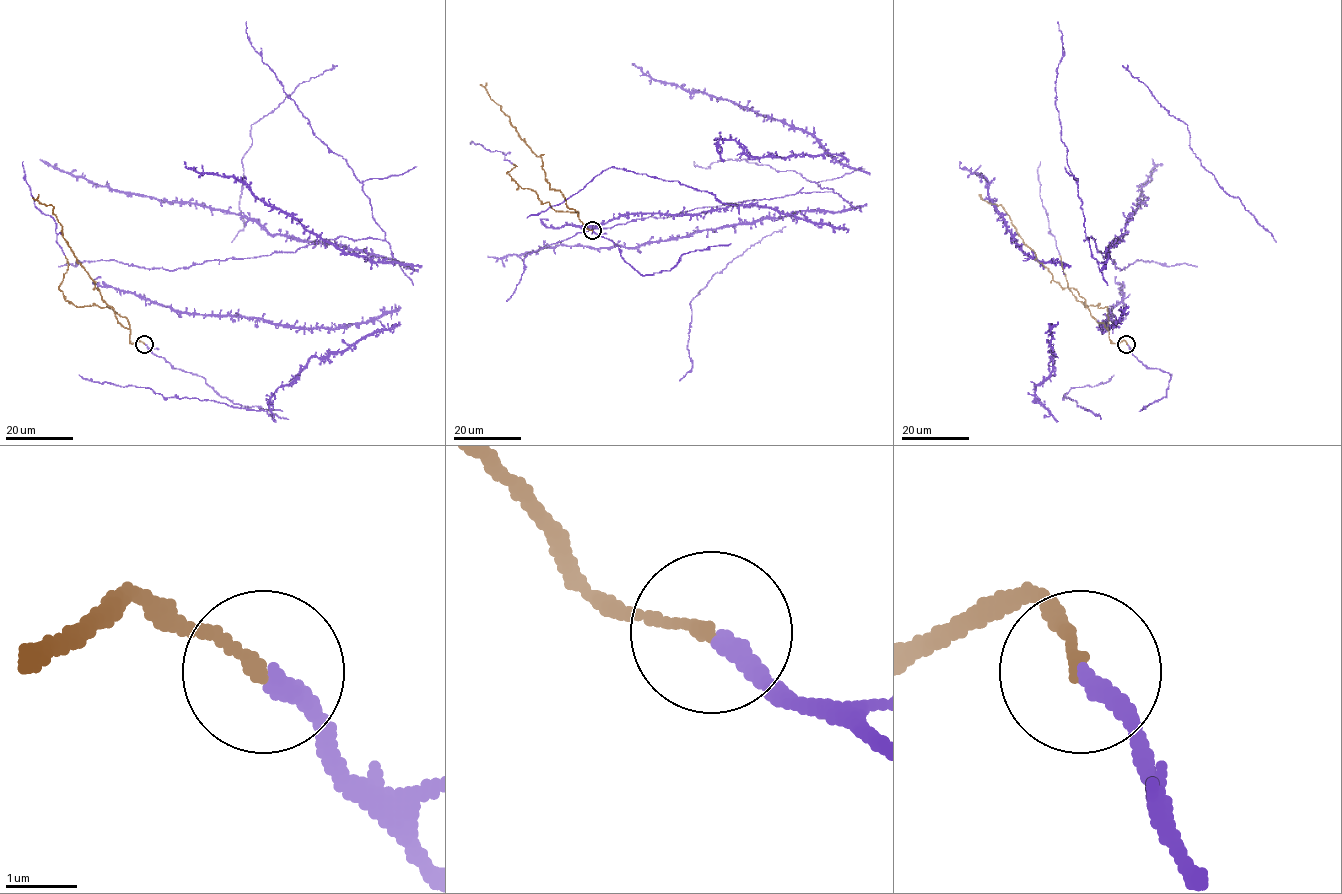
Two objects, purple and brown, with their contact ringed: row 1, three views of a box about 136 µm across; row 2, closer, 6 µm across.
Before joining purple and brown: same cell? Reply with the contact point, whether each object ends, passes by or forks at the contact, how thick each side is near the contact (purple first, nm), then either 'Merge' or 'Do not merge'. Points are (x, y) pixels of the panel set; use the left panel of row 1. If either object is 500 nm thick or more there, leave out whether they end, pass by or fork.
Place: (144, 344). At the ring purple ends. At the ring brown ends. Thickness 280 nm (purple) against 180 nm. Merge

